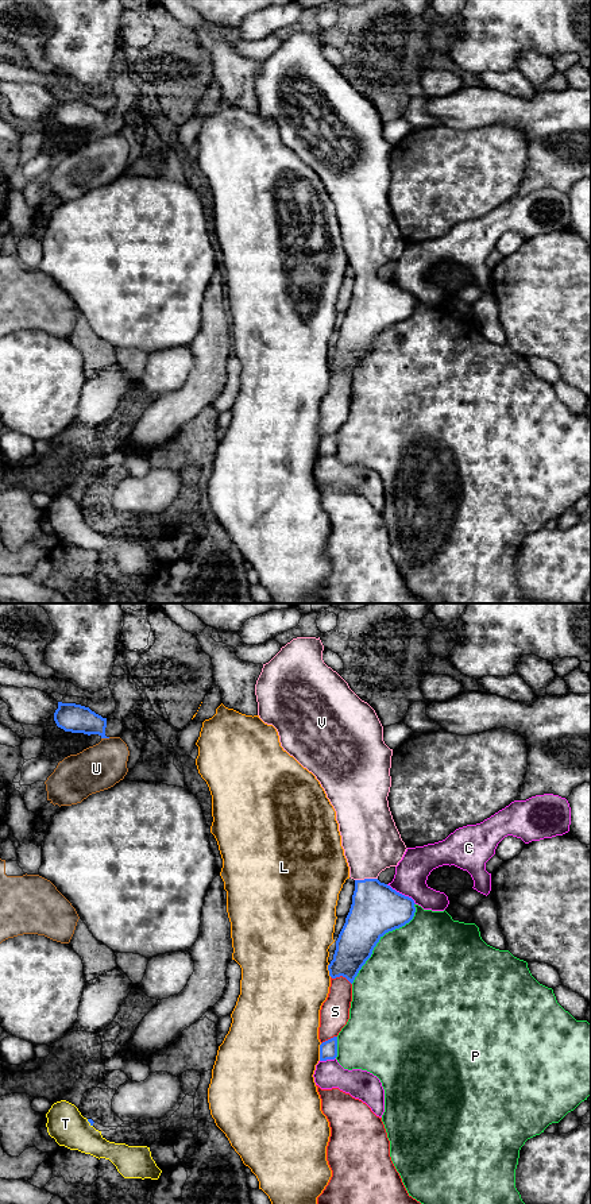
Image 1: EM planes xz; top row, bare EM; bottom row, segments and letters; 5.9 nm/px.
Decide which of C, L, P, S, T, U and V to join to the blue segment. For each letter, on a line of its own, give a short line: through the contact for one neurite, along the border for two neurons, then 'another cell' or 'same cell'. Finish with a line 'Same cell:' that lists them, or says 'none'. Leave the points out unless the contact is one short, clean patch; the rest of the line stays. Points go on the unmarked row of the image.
C: another cell
L: another cell
P: another cell
S: another cell
T: another cell
U: another cell
V: line xz (377, 304), (370, 292), (366, 274), (366, 254), (371, 238); same cell
Same cell: V

